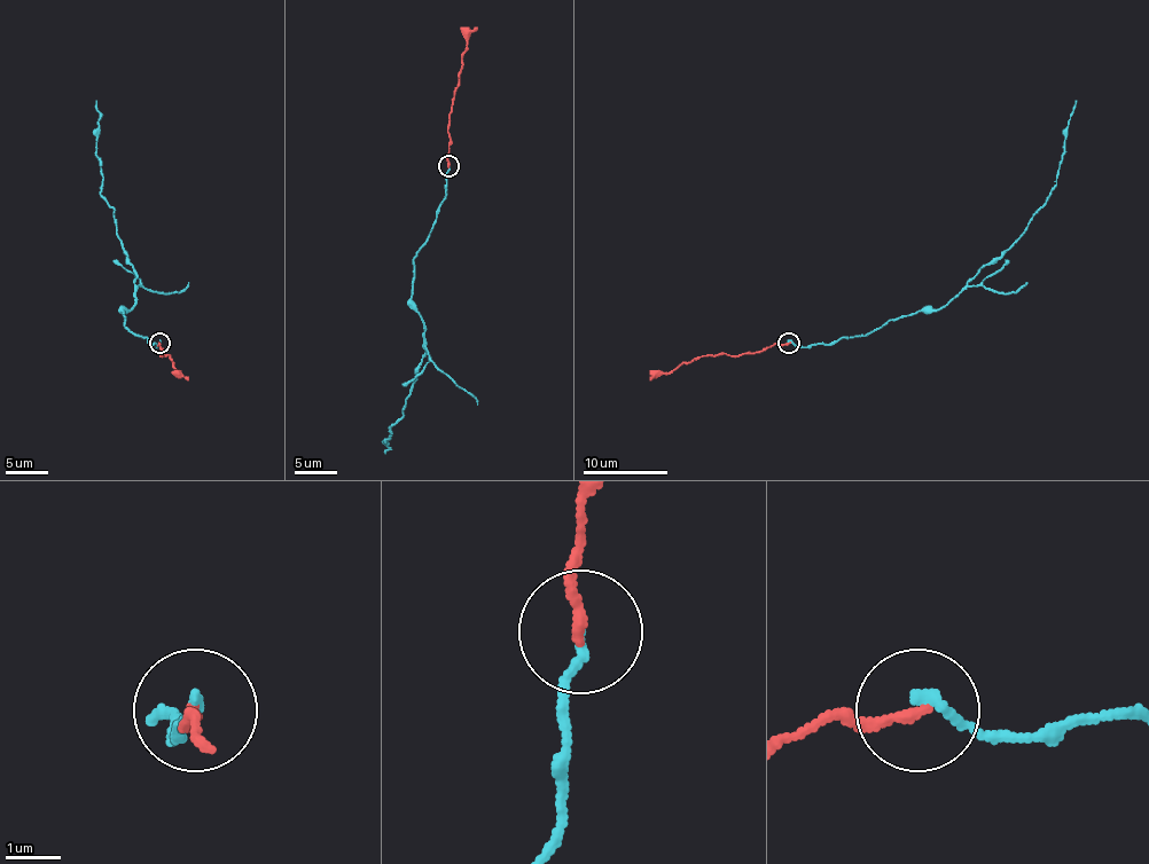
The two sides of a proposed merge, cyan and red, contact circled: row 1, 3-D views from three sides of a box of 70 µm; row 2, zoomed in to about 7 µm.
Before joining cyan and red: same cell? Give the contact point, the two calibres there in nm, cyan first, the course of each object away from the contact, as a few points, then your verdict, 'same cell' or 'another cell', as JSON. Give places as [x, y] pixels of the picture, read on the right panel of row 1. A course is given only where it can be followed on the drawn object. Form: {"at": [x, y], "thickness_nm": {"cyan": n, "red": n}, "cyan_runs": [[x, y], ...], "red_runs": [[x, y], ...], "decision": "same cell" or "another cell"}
{"at": [788, 343], "thickness_nm": {"cyan": 180, "red": 190}, "cyan_runs": [[788, 343], [835, 344], [841, 338], [866, 336], [881, 326], [946, 304], [1003, 253], [1050, 194], [1076, 101]], "red_runs": [[788, 343], [753, 353], [695, 358], [670, 371], [658, 371], [650, 381]], "decision": "same cell"}

